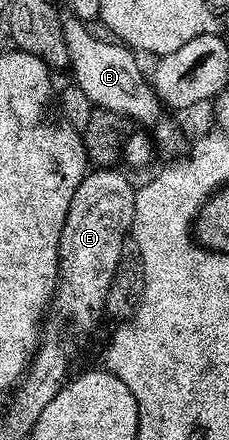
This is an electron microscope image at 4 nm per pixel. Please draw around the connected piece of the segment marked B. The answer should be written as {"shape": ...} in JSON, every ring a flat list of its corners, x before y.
{"shape":[[76,17,63,19,64,41,70,59,69,71,73,78,83,83,88,95,100,103,106,103,108,107,131,112,142,119,160,114,160,99,152,84,146,78,143,80,143,71,135,60,136,52,118,41,106,43,105,40,98,39,90,29,92,28,86,22]]}

